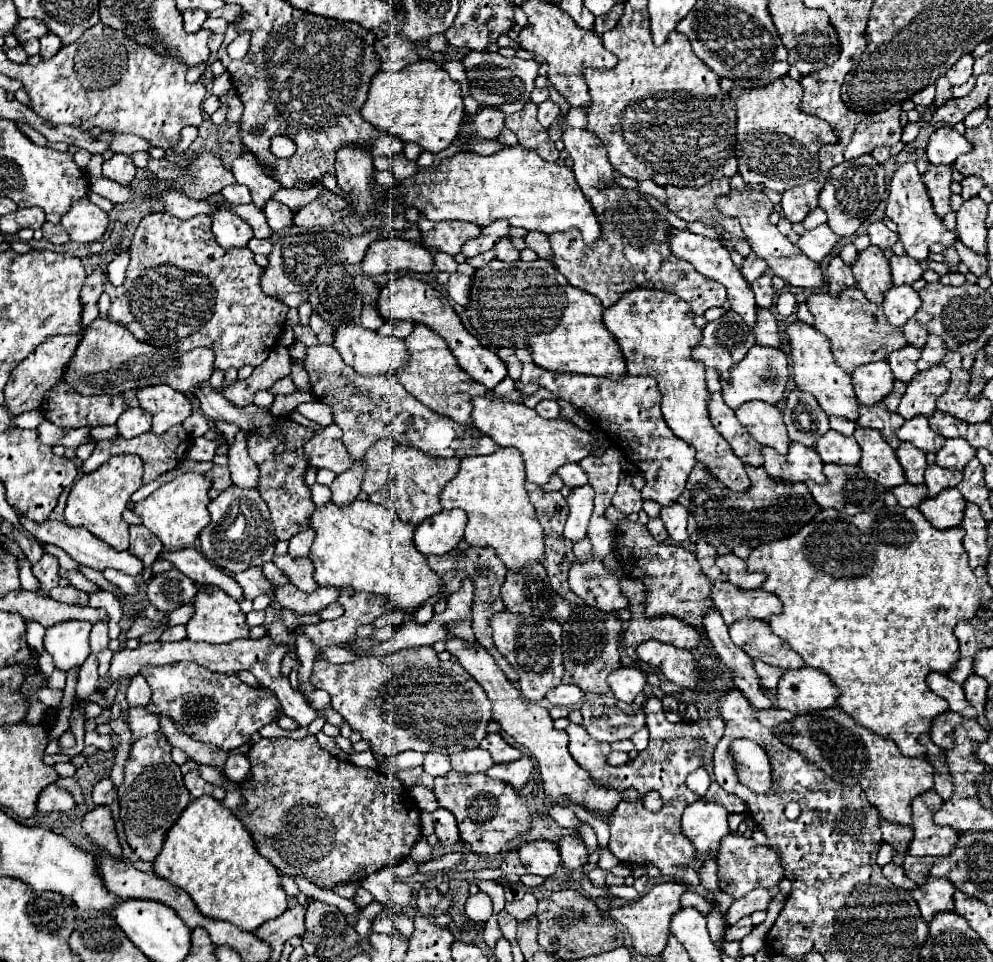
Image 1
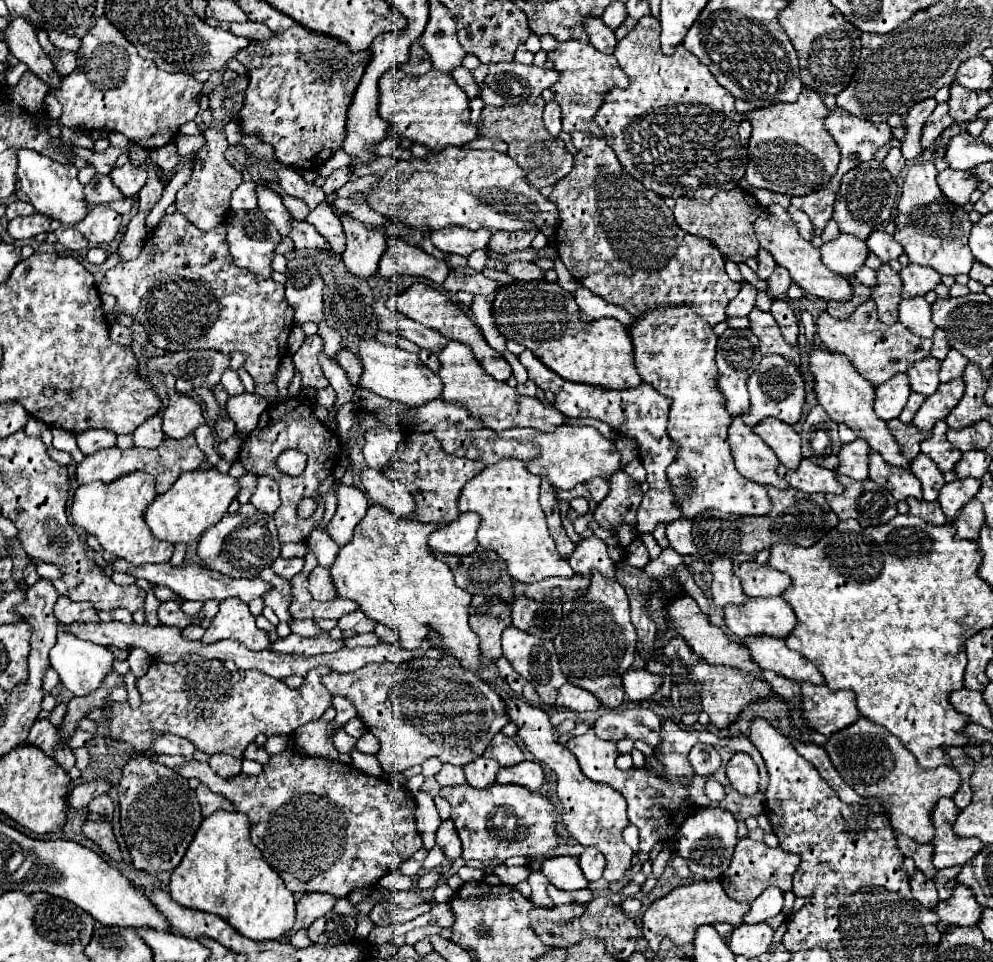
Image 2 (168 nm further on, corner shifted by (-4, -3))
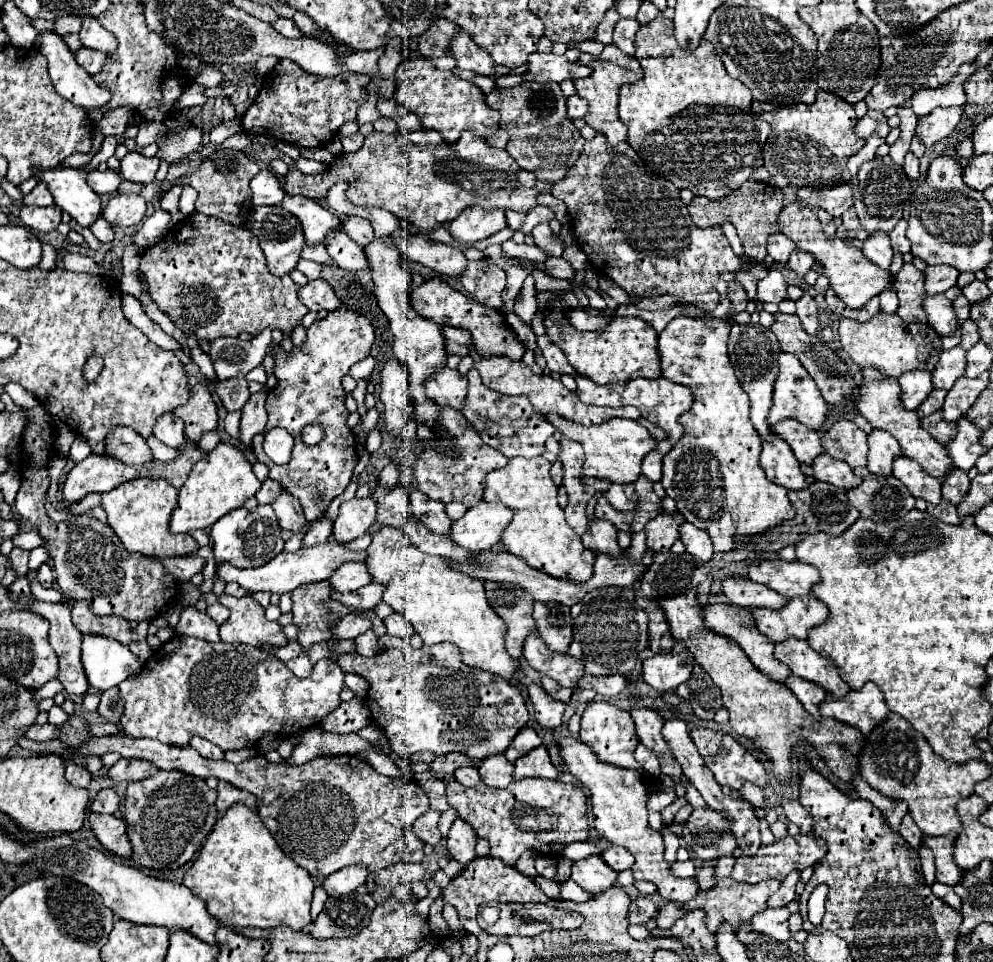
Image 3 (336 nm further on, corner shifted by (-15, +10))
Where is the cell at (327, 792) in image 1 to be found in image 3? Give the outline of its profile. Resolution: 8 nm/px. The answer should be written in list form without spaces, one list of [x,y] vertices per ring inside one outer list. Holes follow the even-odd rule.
[[[111,735],[111,737],[91,737],[83,747],[77,747],[79,755],[103,755],[107,751],[115,751],[125,759],[143,759],[159,769],[177,769],[201,779],[217,777],[239,789],[251,791],[257,797],[257,813],[265,827],[271,831],[277,845],[291,857],[299,867],[307,869],[313,877],[327,877],[349,865],[363,865],[367,871],[379,871],[383,867],[395,865],[399,861],[407,861],[413,851],[423,849],[423,841],[413,833],[413,823],[429,809],[429,797],[413,779],[387,777],[379,775],[373,765],[357,755],[323,755],[311,759],[303,765],[293,765],[287,759],[281,763],[269,763],[265,757],[257,755],[243,763],[229,763],[225,759],[205,759],[191,747],[163,745],[155,739],[133,739],[129,735]]]

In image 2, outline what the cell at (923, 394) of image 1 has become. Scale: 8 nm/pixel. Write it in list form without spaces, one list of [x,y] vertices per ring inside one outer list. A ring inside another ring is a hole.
[[[956,378],[948,384],[940,384],[940,388],[926,398],[926,402],[920,406],[920,410],[914,416],[914,426],[920,430],[932,430],[932,424],[938,420],[944,420],[952,408],[960,402],[964,396],[964,380]]]

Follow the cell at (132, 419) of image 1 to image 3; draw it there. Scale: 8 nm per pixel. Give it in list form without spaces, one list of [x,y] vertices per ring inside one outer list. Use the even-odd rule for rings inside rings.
[[[163,413],[153,425],[153,435],[169,447],[179,447],[185,441],[183,421],[173,413]]]

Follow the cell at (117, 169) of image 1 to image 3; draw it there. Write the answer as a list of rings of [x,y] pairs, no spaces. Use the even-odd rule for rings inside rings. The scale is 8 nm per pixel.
[[[131,151],[121,159],[121,175],[133,183],[151,183],[159,169],[157,157],[145,157],[139,151]]]

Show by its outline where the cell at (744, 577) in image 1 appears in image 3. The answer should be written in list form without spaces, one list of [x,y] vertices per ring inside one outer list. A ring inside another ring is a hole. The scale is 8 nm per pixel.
[[[759,559],[749,565],[749,579],[761,585],[767,585],[769,589],[781,593],[783,597],[791,599],[797,595],[805,595],[811,591],[811,585],[819,581],[819,571],[813,565],[799,563],[799,561],[783,561],[783,559]]]

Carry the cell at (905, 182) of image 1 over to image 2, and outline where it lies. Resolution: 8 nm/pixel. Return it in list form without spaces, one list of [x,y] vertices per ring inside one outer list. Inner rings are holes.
[[[922,162],[908,170],[902,186],[898,214],[894,218],[894,238],[902,244],[912,264],[934,268],[938,274],[968,274],[972,264],[976,262],[972,252],[968,250],[968,230],[972,228],[972,222],[968,222],[968,212],[962,206],[956,206],[954,202],[948,202],[948,198],[944,198],[942,190],[936,184],[936,176],[938,170],[934,162]]]

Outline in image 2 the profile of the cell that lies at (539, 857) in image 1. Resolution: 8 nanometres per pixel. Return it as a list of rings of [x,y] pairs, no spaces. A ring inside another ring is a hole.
[[[560,856],[560,858],[544,860],[542,874],[558,890],[582,890],[582,888],[588,888],[588,880],[584,878],[584,874],[582,874],[582,870],[578,866],[578,858]]]

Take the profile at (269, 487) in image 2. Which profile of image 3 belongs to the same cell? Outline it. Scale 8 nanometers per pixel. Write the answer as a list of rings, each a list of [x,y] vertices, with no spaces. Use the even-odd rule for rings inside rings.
[[[279,491],[279,495],[275,497],[275,501],[271,503],[277,519],[279,519],[279,525],[283,529],[289,529],[293,533],[297,533],[307,521],[301,513],[301,503],[299,499],[295,499],[289,491]]]

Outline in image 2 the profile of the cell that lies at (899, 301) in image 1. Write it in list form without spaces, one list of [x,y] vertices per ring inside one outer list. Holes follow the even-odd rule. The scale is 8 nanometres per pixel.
[[[920,296],[920,298],[912,298],[912,300],[902,300],[900,308],[900,322],[914,332],[916,336],[924,336],[924,338],[932,338],[936,332],[936,326],[932,322],[932,312],[930,312],[930,304]]]

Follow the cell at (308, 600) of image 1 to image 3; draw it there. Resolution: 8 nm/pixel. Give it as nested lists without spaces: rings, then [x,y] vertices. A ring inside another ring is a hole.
[[[369,583],[363,589],[357,589],[355,593],[333,593],[331,599],[353,609],[375,609],[375,605],[381,601],[381,595],[383,585]]]

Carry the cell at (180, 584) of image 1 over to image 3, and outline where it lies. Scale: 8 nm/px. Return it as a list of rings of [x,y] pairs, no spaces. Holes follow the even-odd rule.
[[[185,607],[181,611],[181,619],[175,631],[179,635],[191,635],[205,641],[219,641],[219,627],[203,611],[197,611],[195,607]]]

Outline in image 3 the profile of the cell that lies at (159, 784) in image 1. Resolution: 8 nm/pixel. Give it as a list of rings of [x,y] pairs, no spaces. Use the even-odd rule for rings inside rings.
[[[159,769],[143,781],[131,781],[127,787],[125,821],[133,845],[133,861],[139,867],[177,869],[185,865],[203,847],[215,819],[215,789],[209,789],[205,779],[183,771]]]

